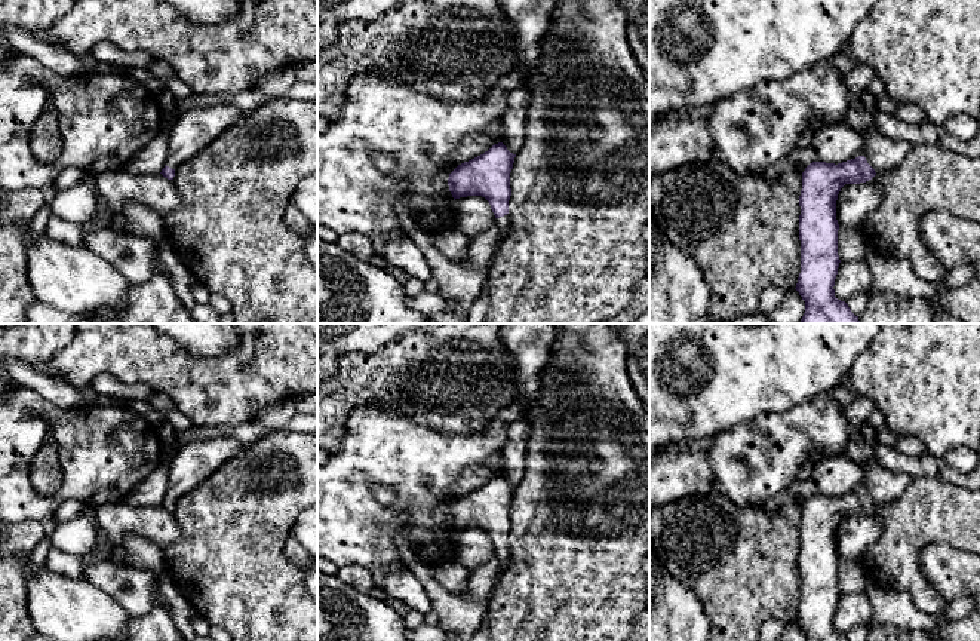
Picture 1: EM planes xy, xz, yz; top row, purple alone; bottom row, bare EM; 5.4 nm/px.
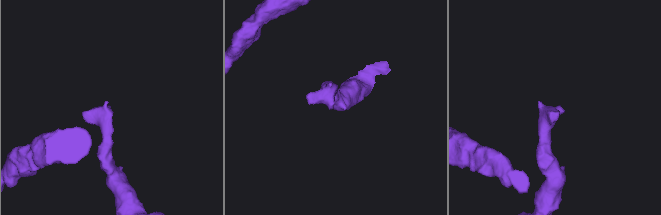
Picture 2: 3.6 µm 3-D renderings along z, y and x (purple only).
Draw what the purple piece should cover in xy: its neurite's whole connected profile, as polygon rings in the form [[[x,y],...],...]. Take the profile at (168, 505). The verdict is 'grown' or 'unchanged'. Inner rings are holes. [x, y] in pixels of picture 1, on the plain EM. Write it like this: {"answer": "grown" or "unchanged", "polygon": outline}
{"answer": "grown", "polygon": [[[230,436],[194,441],[182,445],[168,466],[168,490],[162,507],[173,512],[181,496],[202,484],[208,476],[239,454],[242,444]]]}

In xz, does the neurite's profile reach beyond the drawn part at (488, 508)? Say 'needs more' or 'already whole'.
needs more

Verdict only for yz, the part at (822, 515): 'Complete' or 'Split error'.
Split error

